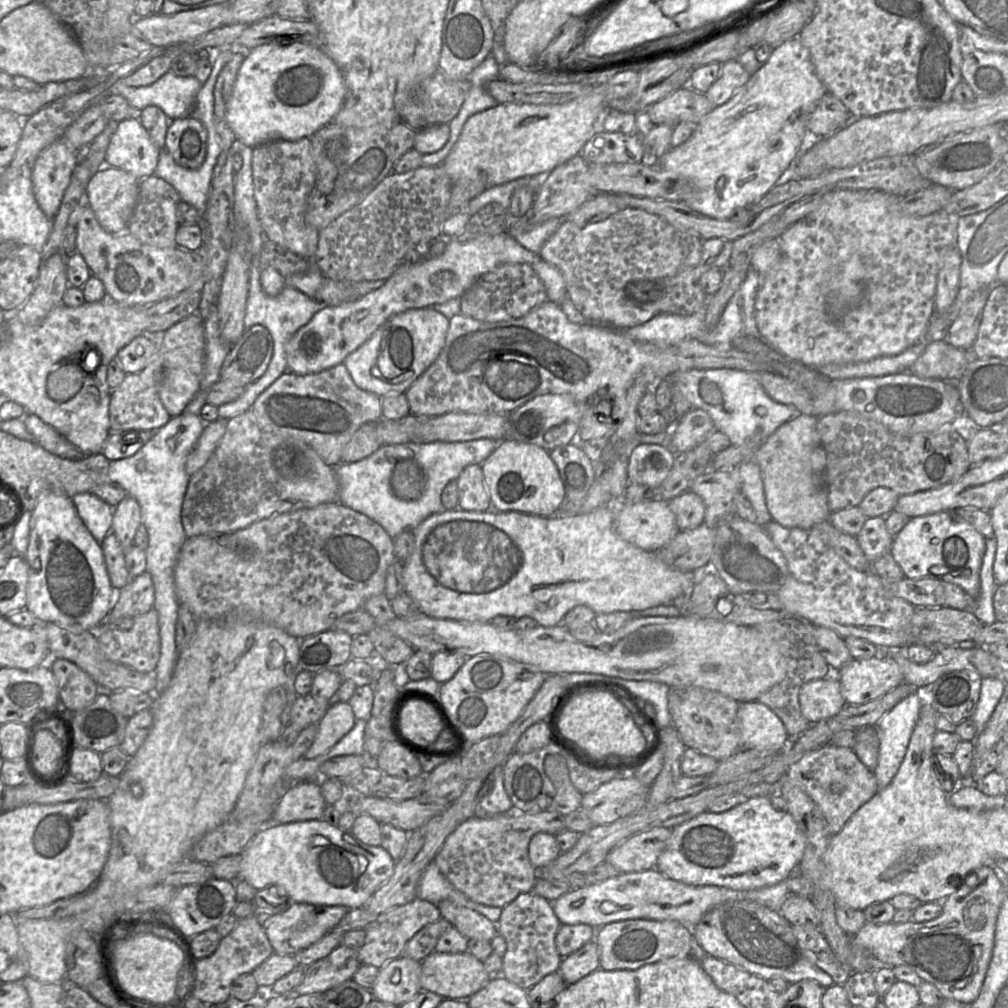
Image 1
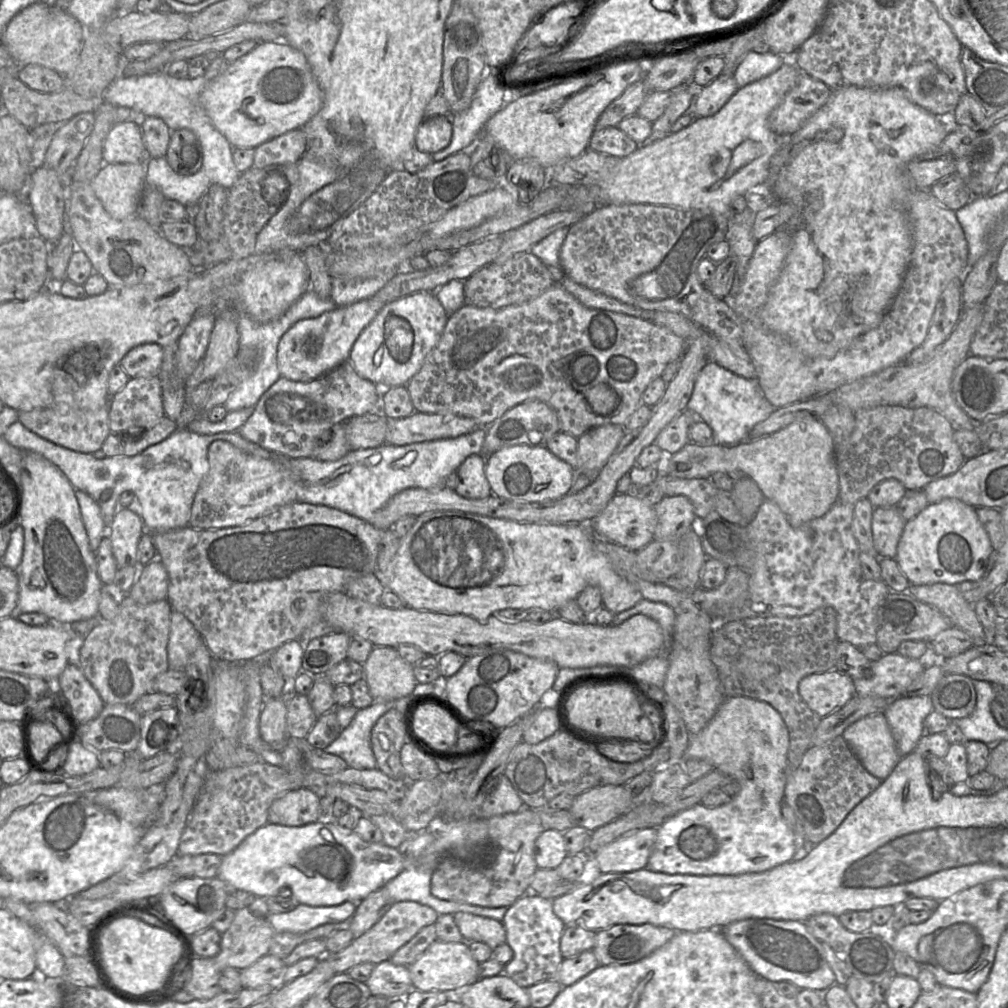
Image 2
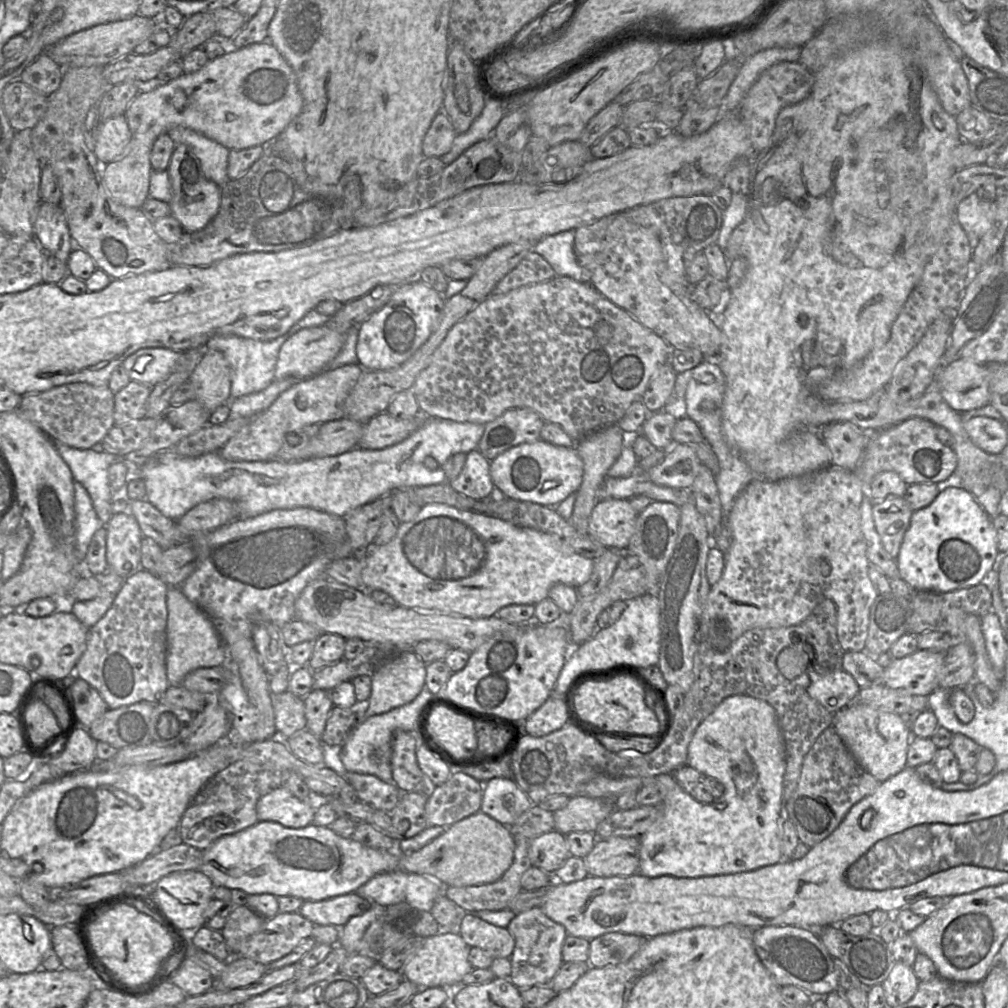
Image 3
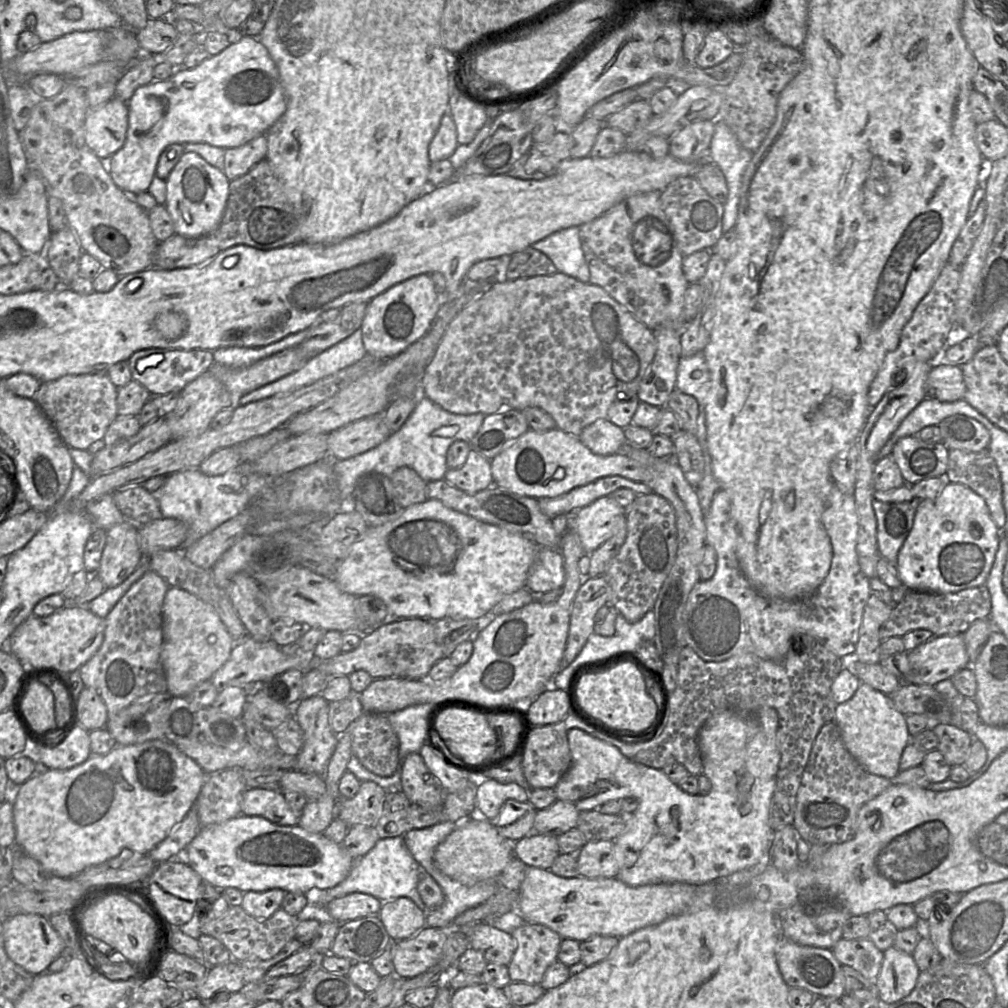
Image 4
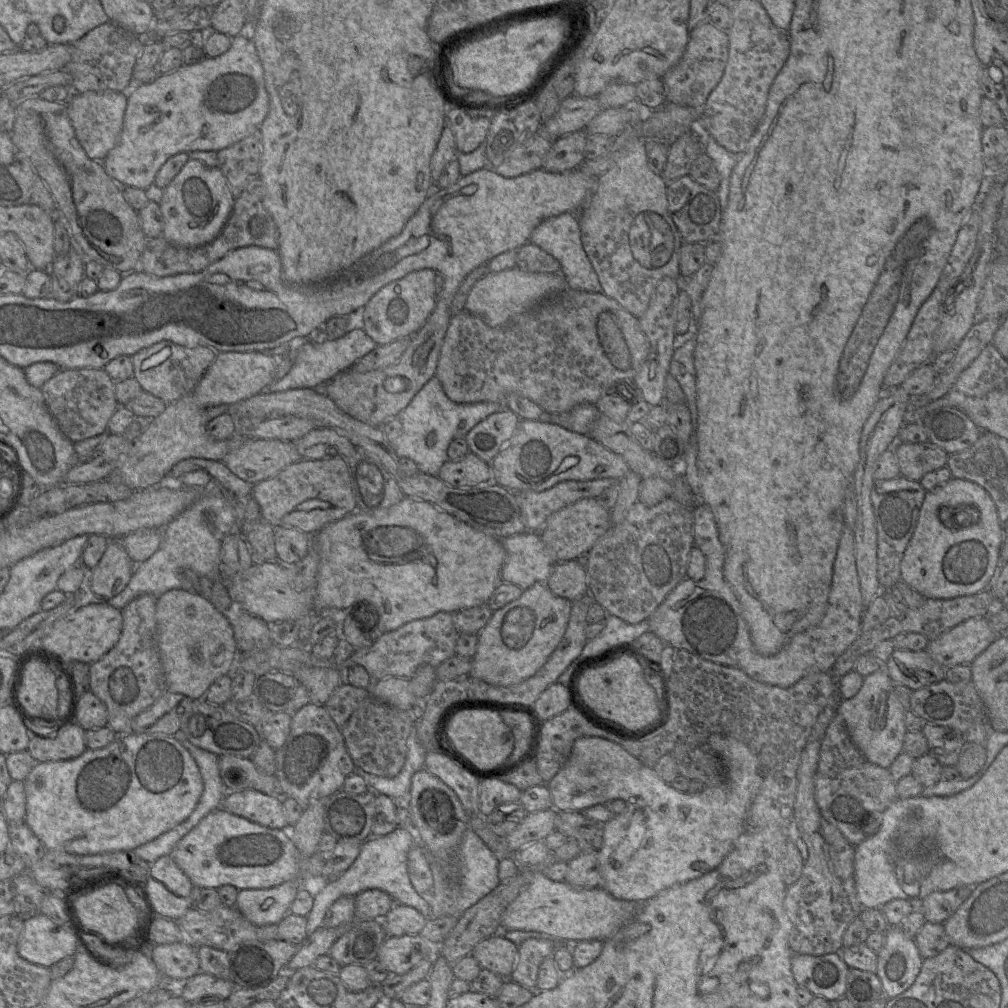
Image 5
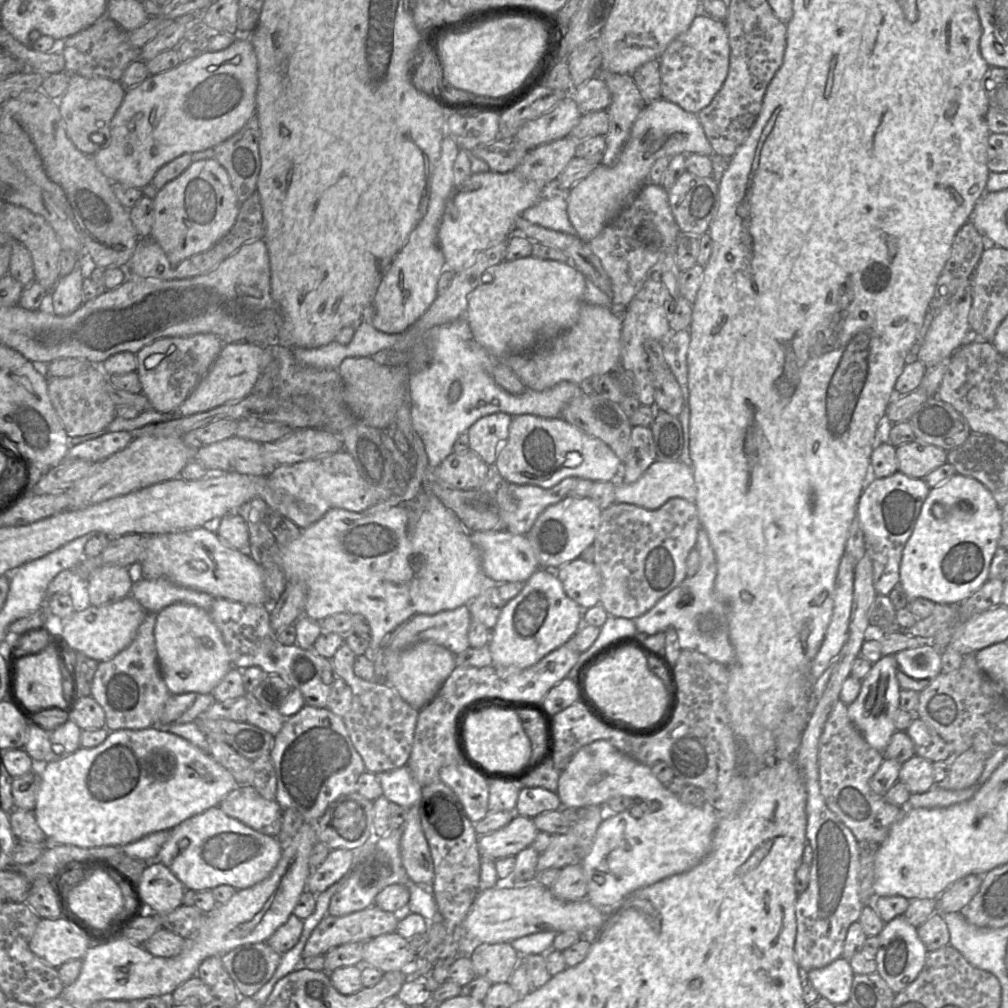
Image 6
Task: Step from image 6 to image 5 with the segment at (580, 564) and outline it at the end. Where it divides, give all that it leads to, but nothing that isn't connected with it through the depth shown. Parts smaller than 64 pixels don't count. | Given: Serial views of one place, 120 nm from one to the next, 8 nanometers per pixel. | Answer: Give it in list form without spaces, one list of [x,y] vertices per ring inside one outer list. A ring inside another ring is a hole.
[[[576,560],[558,563],[546,585],[554,595],[571,602],[578,601],[589,594],[587,570]]]

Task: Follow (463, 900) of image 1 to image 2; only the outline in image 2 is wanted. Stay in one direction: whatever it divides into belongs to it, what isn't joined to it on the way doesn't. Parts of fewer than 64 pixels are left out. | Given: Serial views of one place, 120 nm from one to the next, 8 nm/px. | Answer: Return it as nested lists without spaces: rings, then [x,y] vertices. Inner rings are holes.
[[[406,854],[405,856],[409,860],[409,865],[399,875],[383,886],[395,902],[414,901],[431,907],[438,915],[454,915],[455,913],[463,912],[491,918],[500,922],[503,920],[507,911],[505,907],[487,908],[434,897],[430,890],[434,869],[419,868],[410,864],[410,861],[417,860],[421,854]]]

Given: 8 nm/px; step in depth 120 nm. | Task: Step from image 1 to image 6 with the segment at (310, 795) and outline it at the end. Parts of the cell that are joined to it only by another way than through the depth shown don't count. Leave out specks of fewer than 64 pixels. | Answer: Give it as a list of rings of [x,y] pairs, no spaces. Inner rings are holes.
[[[239,786],[232,790],[218,806],[227,816],[262,834],[279,835],[283,809],[275,799],[263,798],[252,786]]]

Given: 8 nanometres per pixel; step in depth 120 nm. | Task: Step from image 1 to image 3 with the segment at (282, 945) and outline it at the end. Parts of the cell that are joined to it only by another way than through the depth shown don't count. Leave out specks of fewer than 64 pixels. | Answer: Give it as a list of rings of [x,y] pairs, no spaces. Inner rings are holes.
[[[347,893],[321,901],[304,901],[299,913],[314,925],[342,928],[350,918],[363,914],[373,903],[357,893]]]

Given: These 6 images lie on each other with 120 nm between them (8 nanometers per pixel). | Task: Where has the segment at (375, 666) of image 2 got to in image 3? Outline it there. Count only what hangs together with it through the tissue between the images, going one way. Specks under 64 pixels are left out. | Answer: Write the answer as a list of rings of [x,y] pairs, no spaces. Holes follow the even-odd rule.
[[[411,650],[402,651],[394,658],[381,664],[376,672],[371,672],[371,695],[365,702],[356,702],[351,709],[356,714],[356,724],[362,723],[370,716],[387,712],[396,707],[405,705],[413,701],[425,687],[426,664]]]

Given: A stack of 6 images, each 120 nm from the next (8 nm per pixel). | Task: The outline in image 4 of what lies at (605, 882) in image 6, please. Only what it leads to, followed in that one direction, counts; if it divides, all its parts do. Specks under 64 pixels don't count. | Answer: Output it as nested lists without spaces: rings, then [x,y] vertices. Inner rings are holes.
[[[769,707],[760,708],[754,716],[730,710],[713,714],[698,733],[703,775],[712,784],[707,795],[685,793],[662,770],[633,762],[616,746],[574,728],[568,732],[572,762],[554,791],[557,800],[569,802],[579,811],[597,810],[608,801],[626,797],[634,797],[639,801],[637,810],[629,815],[625,830],[614,840],[615,857],[619,865],[616,877],[626,884],[639,886],[660,882],[711,882],[768,858],[774,834],[769,826],[769,812],[780,762],[776,743],[778,725],[778,714]]]

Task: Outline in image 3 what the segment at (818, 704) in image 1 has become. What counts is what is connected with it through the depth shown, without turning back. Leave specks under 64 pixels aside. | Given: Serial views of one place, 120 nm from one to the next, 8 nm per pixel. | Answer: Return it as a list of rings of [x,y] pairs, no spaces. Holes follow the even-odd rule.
[[[838,670],[813,681],[807,692],[829,712],[836,713],[851,704],[860,689],[852,675]]]

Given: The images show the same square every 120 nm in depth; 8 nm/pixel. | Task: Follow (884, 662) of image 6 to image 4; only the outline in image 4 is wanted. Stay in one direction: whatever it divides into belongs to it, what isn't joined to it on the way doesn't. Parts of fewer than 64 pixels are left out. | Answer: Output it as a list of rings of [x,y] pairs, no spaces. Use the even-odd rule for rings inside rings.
[[[861,683],[848,701],[836,705],[834,721],[846,749],[863,769],[894,780],[900,772],[900,758],[911,735],[907,728],[906,715],[896,709],[888,695]]]

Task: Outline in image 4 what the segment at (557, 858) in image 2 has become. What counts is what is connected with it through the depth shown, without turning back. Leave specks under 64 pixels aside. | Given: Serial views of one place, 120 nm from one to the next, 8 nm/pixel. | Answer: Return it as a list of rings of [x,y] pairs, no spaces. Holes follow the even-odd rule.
[[[531,833],[513,843],[513,853],[528,867],[550,869],[560,849],[557,836]]]

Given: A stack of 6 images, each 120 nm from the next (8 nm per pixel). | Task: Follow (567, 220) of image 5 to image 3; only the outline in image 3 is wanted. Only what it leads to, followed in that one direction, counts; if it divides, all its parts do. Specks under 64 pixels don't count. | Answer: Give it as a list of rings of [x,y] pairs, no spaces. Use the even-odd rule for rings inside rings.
[[[574,230],[562,231],[537,241],[533,251],[548,261],[557,276],[589,283],[588,272],[577,261],[574,238]]]

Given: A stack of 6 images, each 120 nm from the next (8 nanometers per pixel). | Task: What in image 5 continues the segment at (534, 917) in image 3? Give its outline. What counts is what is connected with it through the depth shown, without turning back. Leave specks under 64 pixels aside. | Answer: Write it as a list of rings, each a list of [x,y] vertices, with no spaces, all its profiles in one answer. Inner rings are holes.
[[[532,937],[518,946],[518,959],[509,980],[529,989],[536,989],[541,963],[553,952],[560,942],[547,937]]]

